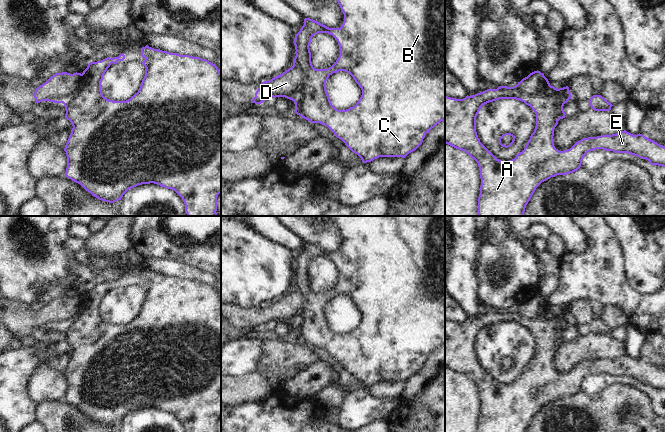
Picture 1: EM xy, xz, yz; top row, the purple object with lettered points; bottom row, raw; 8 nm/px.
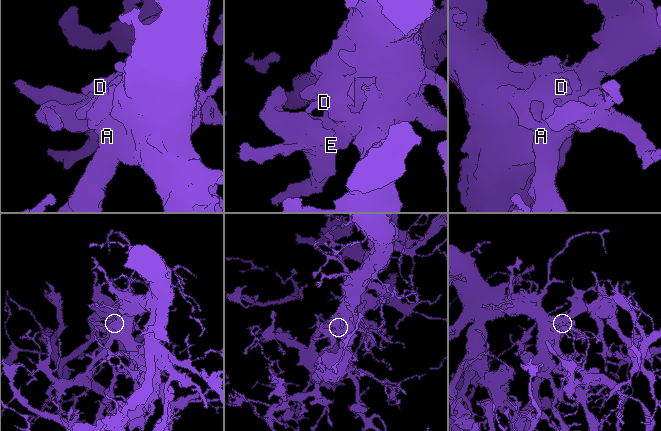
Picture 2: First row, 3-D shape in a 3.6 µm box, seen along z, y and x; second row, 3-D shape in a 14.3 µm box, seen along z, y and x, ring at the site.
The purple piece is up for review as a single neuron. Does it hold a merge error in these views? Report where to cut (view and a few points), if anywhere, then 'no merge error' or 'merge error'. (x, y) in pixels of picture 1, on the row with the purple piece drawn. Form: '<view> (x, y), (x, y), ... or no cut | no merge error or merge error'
xz (298, 65), (305, 76), (305, 82), (293, 100) | merge error

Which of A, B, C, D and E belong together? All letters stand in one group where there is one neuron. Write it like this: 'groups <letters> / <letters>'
groups A B C E / D

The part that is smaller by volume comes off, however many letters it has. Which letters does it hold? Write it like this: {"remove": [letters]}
{"remove": ["D"]}

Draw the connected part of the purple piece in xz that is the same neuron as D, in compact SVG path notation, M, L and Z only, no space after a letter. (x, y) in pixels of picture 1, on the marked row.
M292 66L271 80L261 82L251 103L261 104L269 97L285 97L294 101L305 82L306 76L300 67Z

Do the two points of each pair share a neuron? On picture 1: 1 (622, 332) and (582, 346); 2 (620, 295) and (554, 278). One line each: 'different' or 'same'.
1: different
2: different

